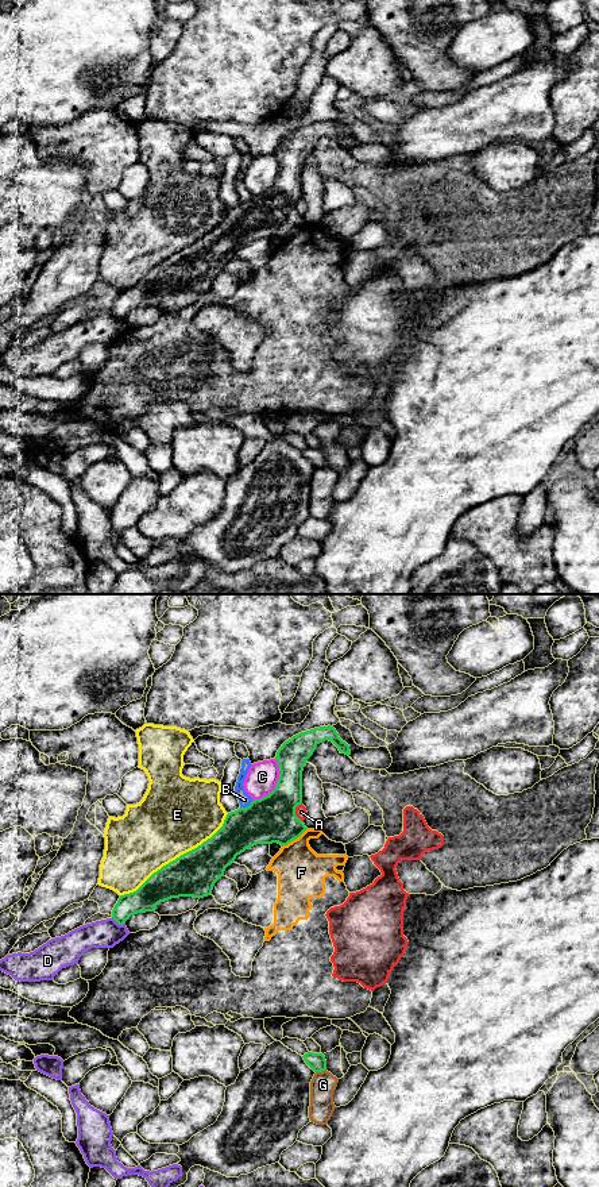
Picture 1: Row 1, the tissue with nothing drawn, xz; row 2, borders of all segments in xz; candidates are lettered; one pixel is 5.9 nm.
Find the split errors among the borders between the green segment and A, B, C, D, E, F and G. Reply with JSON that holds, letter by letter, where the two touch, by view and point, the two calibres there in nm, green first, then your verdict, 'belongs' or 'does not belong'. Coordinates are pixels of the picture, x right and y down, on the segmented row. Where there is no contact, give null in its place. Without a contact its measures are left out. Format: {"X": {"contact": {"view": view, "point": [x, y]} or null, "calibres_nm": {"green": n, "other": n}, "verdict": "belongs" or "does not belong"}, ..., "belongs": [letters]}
{"A": {"contact": {"view": "xz", "point": [294, 812]}, "calibres_nm": {"green": 280, "other": 70}, "verdict": "does not belong"}, "B": {"contact": {"view": "xz", "point": [247, 806]}, "calibres_nm": {"green": 280, "other": 80}, "verdict": "does not belong"}, "C": {"contact": {"view": "xz", "point": [277, 783]}, "calibres_nm": {"green": 280, "other": 190}, "verdict": "does not belong"}, "D": {"contact": {"view": "xz", "point": [119, 924]}, "calibres_nm": {"green": 150, "other": 170}, "verdict": "does not belong"}, "E": {"contact": {"view": "xz", "point": [177, 858]}, "calibres_nm": {"green": 280, "other": 440}, "verdict": "does not belong"}, "F": {"contact": {"view": "xz", "point": [294, 839]}, "calibres_nm": {"green": 280, "other": 280}, "verdict": "does not belong"}, "G": {"contact": {"view": "xz", "point": [320, 1071]}, "calibres_nm": {"green": 100, "other": 150}, "verdict": "does not belong"}, "belongs": []}

